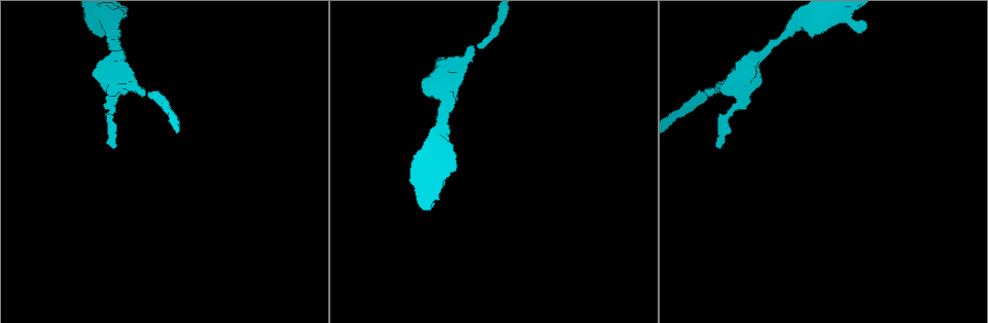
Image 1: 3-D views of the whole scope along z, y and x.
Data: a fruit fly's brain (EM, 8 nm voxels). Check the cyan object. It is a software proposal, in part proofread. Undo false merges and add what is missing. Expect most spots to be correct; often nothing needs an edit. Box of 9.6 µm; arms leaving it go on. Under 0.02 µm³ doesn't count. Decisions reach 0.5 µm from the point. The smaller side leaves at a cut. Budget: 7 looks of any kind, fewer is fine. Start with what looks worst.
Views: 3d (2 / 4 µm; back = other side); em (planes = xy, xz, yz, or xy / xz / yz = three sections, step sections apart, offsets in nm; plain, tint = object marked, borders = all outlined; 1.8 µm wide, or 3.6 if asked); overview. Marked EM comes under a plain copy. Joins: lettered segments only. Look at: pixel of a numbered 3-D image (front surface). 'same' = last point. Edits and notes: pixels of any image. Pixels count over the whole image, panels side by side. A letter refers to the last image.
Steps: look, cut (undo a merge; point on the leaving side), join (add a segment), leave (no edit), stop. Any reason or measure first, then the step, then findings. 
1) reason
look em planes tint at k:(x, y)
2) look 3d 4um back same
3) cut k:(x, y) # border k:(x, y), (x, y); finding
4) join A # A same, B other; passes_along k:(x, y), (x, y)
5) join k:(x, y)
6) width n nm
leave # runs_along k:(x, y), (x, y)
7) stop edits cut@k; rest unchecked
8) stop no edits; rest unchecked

an open end
look em planes borders at 1:(115, 146)

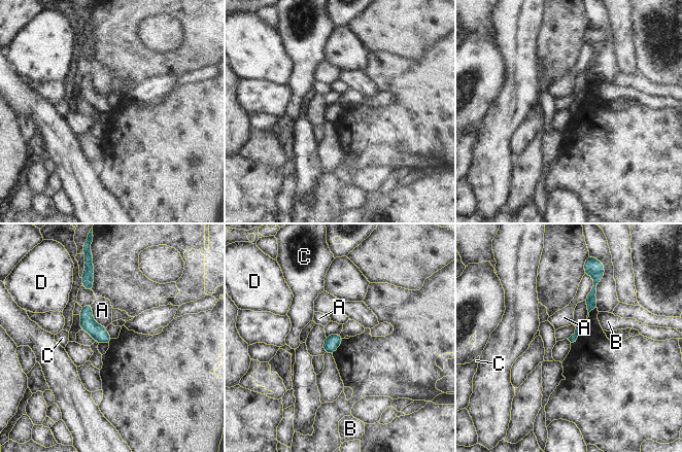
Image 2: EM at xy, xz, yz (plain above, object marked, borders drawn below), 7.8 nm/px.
longest_contact A 220 nm
leave # A other, B other, C other, D other; border 2:(586, 273), (592, 288), (585, 301); no lettered segment goes on from it

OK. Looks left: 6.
an open end
look em xy step 16 borders at 1:(433, 204)

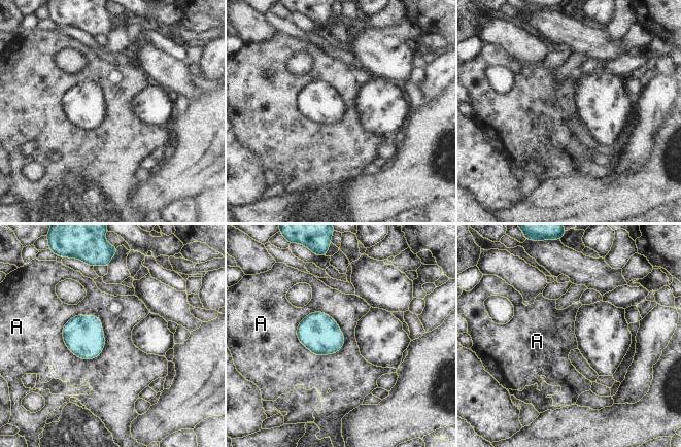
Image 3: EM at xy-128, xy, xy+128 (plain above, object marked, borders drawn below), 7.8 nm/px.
look em planes borders same

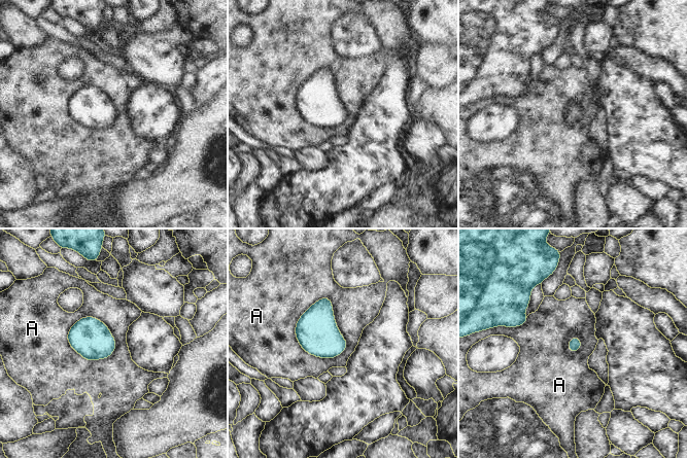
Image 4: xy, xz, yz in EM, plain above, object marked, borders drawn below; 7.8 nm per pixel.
leave # A other; border 4:(328, 296), (346, 348), (325, 359); none of them fits

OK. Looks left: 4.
thick turns thin
look em 3.6um xy step 16 tint at 1:(441, 140)

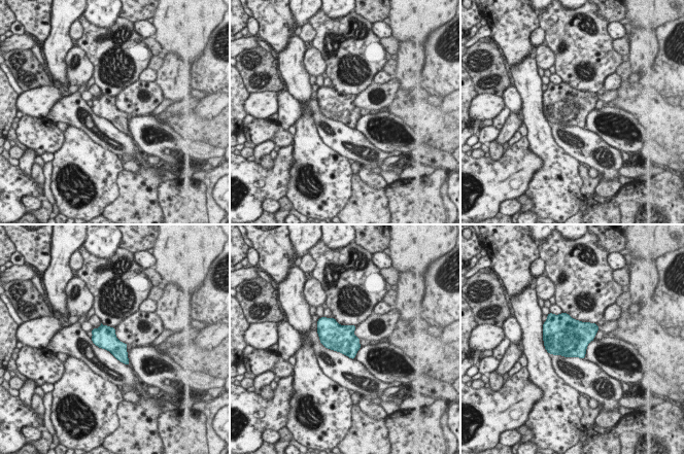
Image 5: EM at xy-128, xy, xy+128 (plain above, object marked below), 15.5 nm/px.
look em 3.6um planes borders same

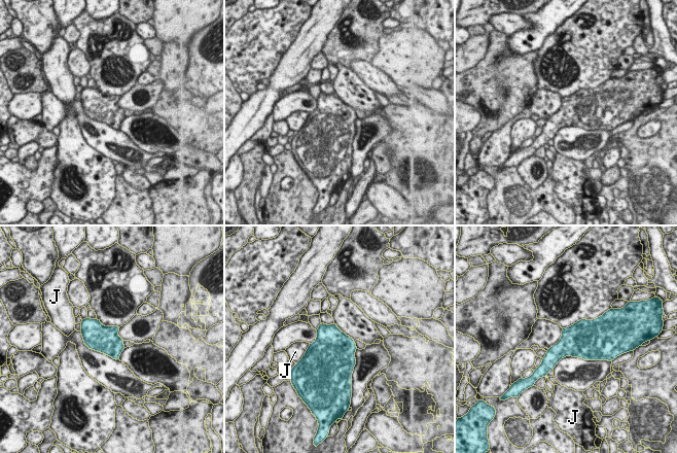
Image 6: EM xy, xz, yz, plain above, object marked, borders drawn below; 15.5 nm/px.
longest_contact J 140 nm
leave # J other; border 6:(310, 344), (306, 351); one neuron here

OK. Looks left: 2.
stop no edits; rest unchecked

